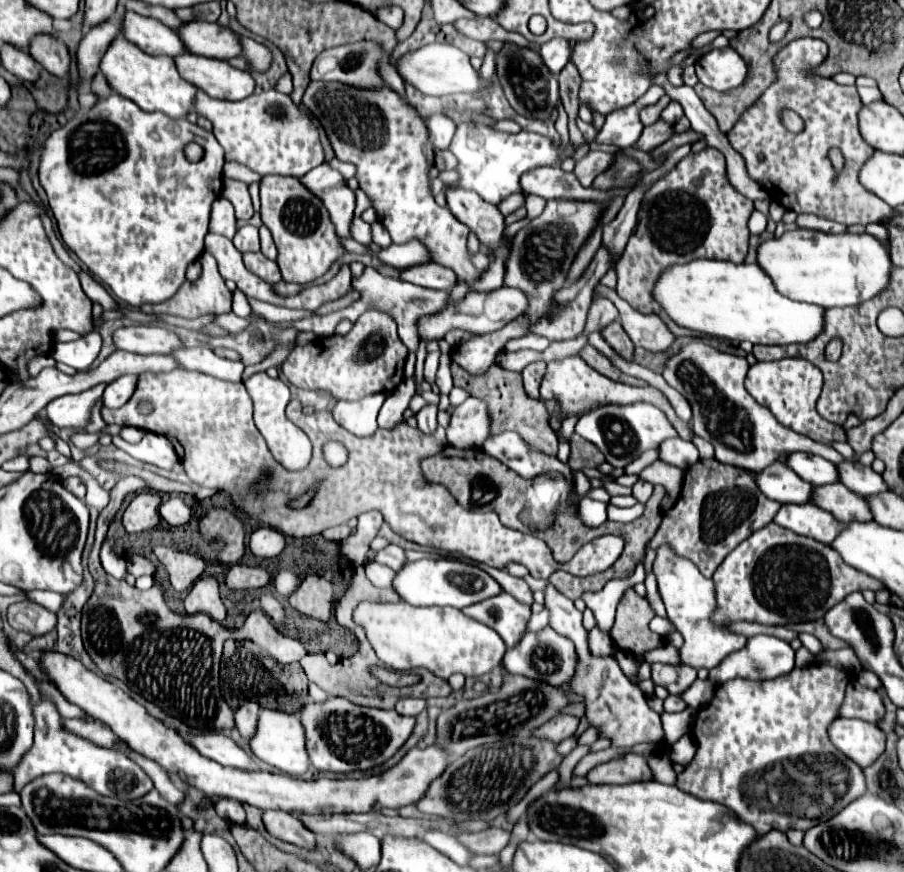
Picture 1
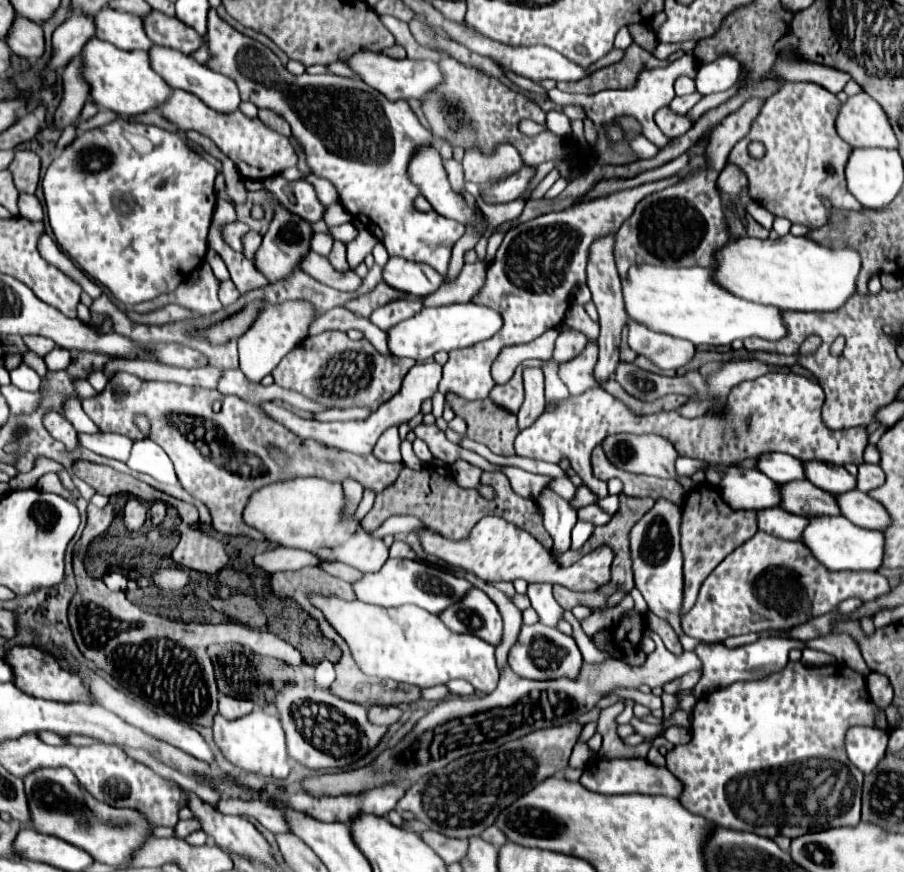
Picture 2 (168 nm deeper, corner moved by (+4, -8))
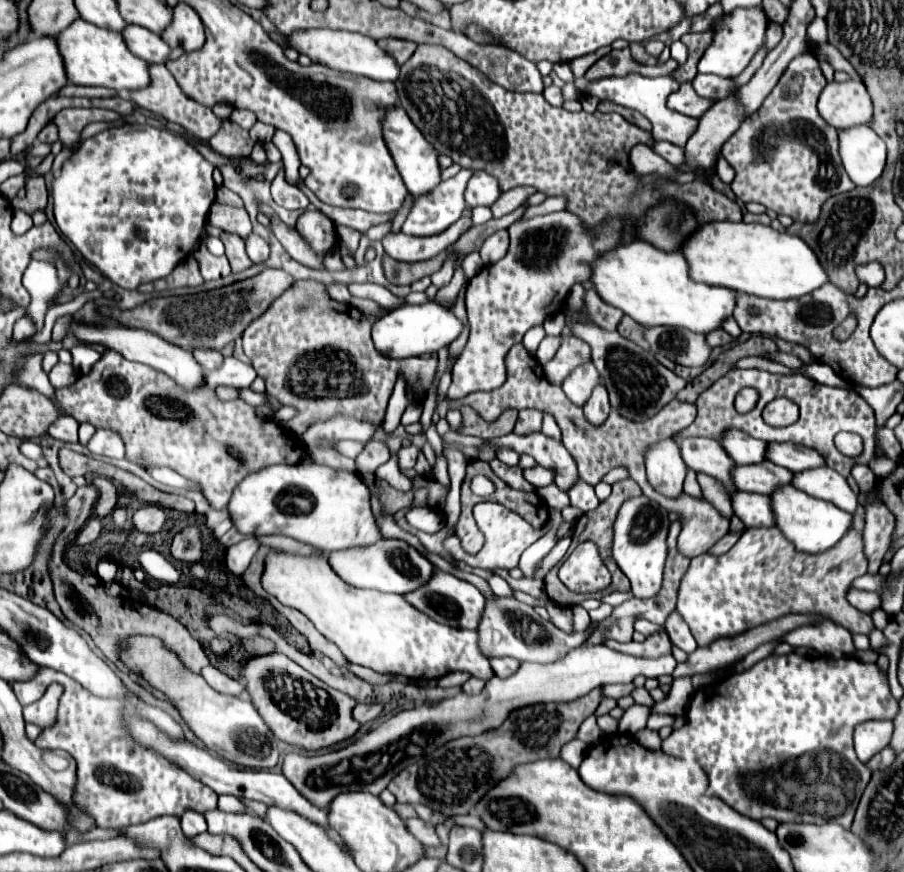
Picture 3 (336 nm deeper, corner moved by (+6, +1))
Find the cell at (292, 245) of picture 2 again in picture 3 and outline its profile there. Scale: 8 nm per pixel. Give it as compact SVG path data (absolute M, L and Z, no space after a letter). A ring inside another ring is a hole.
M249 234L245 238L245 250L247 250L247 256L253 260L253 262L263 262L267 260L269 256L269 248L267 248L267 242L257 238L257 234Z

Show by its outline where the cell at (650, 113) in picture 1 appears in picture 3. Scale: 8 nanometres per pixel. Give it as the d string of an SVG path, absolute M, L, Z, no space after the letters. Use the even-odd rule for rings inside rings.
M629 74L627 78L601 78L589 86L587 94L597 96L599 100L613 100L625 108L641 112L653 124L651 132L653 132L655 140L659 140L659 142L665 140L665 142L671 142L675 146L685 146L687 138L691 138L691 134L695 132L697 120L687 118L687 116L667 108L667 94L673 94L675 90L679 90L679 84L673 80L671 74L657 76L657 78L647 78L641 74Z

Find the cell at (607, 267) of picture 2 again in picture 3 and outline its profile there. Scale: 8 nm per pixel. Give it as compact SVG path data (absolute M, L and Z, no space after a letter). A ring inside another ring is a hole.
M599 384L593 390L593 396L587 400L587 404L583 406L583 414L587 418L587 422L591 426L603 426L603 422L607 420L611 408L609 408L609 398L607 398L607 390L603 384Z

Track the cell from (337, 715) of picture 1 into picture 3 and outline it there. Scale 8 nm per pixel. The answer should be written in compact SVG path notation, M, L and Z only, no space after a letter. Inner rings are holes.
M279 652L249 658L241 670L241 676L251 702L255 702L255 708L267 722L269 730L275 738L287 744L295 744L305 750L319 750L321 746L337 744L359 730L359 724L351 716L357 704L351 696L325 686L293 660L279 656Z

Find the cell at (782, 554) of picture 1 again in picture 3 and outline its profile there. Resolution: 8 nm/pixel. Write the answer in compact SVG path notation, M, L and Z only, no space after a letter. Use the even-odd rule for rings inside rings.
M747 528L729 552L721 556L703 554L691 560L687 574L681 578L677 610L689 624L699 646L709 646L719 638L733 638L747 630L747 626L761 626L787 614L831 614L835 624L845 626L853 634L869 636L875 628L871 615L857 610L845 598L849 584L863 574L867 574L867 558L863 554L863 538L855 528L835 550L825 550L823 554L795 550L777 528Z

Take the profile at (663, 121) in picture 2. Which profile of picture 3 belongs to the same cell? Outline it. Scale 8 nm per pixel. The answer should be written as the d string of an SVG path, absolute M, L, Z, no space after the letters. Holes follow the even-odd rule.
M685 82L685 84L681 84L681 88L679 88L675 94L669 96L667 106L669 106L671 110L677 110L677 112L685 114L685 116L701 118L701 116L709 110L711 102L705 100L705 98L701 98L701 96L693 90L693 84L691 84L691 82Z

